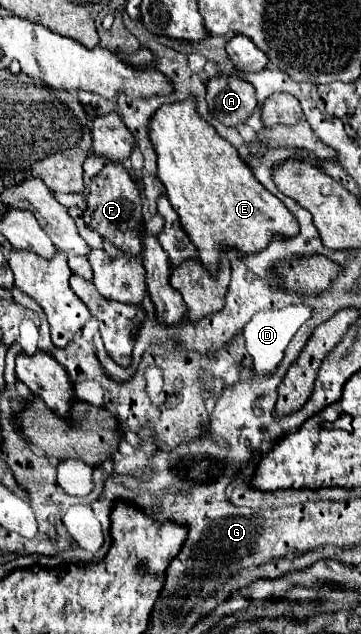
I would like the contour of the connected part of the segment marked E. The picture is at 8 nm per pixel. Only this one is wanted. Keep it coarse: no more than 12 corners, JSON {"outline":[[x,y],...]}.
{"outline":[[198,113],[148,123],[158,179],[206,267],[298,221]]}

